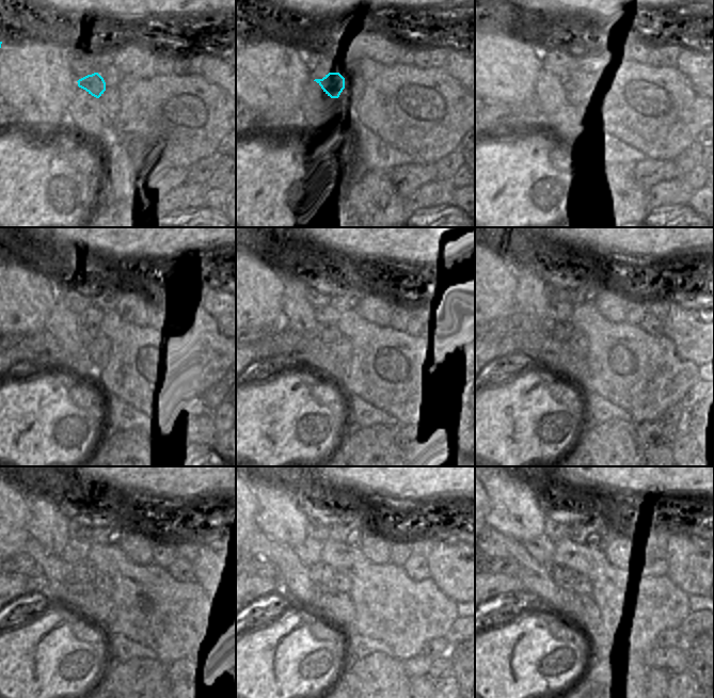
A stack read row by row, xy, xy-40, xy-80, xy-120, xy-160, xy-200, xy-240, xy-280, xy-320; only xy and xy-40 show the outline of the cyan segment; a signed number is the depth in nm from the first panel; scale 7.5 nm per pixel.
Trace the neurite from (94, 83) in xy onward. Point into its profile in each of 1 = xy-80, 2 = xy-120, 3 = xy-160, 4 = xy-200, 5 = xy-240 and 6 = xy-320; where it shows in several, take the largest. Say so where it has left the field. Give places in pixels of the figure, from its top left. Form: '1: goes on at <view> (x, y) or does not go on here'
1: goes on at xy-80 (573, 81)
2: goes on at xy-120 (89, 327)
3: goes on at xy-160 (328, 331)
4: goes on at xy-200 (562, 331)
5: goes on at xy-240 (84, 571)
6: goes on at xy-320 (560, 574)

